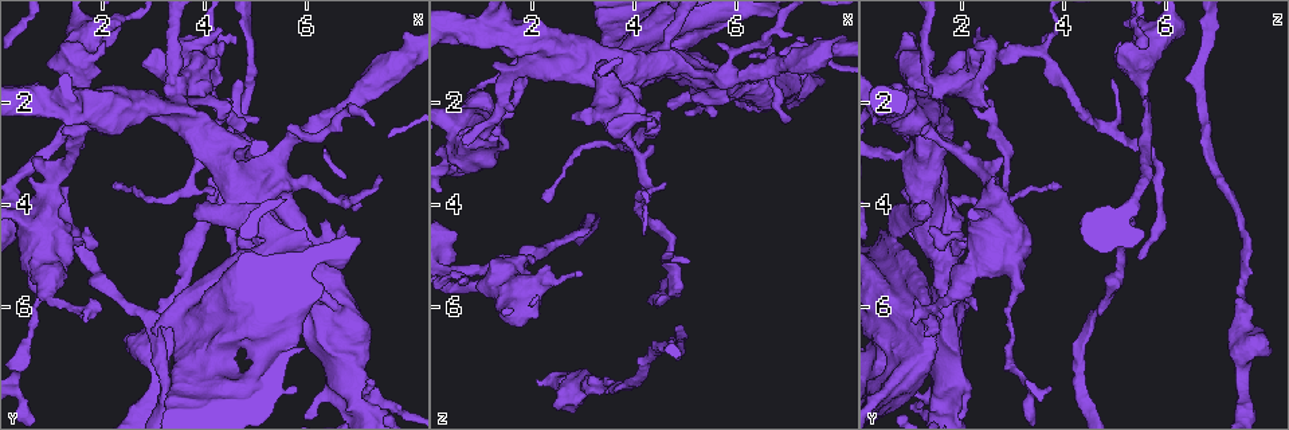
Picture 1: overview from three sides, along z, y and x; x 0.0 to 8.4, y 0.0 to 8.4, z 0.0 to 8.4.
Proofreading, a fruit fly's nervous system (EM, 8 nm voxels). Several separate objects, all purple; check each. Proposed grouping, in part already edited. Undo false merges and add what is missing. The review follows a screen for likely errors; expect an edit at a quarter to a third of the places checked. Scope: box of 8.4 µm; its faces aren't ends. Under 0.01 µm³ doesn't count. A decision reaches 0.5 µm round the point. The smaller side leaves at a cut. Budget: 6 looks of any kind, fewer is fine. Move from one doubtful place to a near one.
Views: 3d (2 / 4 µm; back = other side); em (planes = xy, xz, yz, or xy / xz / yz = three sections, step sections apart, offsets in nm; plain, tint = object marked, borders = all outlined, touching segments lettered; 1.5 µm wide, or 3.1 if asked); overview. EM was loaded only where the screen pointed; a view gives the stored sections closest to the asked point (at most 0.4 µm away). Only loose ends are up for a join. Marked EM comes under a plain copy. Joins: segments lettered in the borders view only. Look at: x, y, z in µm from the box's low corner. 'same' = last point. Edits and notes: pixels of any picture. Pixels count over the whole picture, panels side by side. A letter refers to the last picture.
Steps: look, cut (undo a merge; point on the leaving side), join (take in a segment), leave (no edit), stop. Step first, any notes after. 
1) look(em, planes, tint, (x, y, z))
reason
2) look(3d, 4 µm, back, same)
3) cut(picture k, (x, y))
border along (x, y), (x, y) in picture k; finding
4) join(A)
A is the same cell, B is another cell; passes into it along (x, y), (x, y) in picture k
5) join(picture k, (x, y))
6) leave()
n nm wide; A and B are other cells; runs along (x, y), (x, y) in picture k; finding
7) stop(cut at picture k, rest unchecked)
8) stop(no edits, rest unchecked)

look(3d, 4 µm, (4.60, 3.15, 0.95))
small branch off a trunk

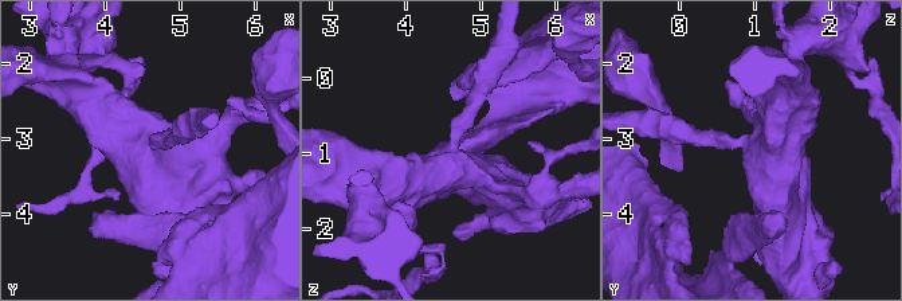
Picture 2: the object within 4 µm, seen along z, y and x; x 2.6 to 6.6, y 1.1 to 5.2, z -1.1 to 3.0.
look(em, planes, tint, (4.60, 3.05, 1.00))
3 arms; arms of 200, 550, 550 nm; now the EM

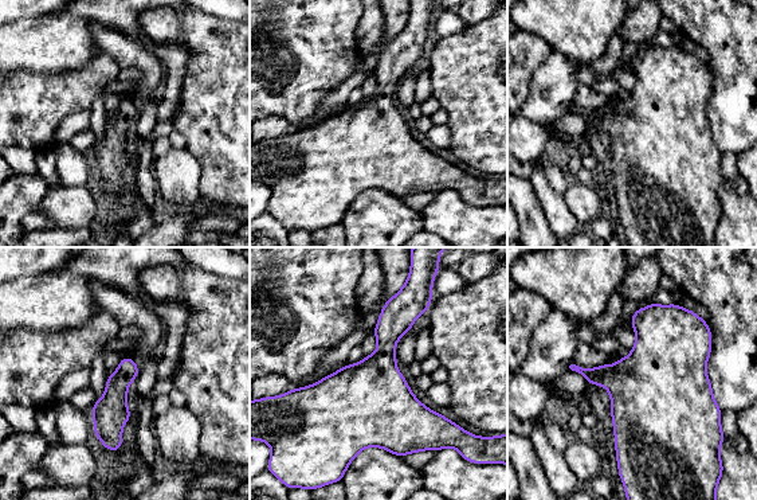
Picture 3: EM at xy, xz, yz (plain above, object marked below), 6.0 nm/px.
look(em, planes, borders, same)

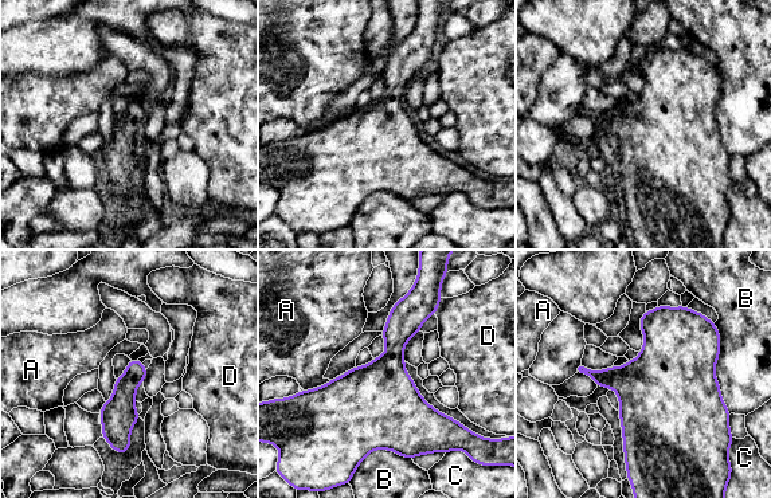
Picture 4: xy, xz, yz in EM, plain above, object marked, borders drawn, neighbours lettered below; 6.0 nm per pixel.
leave()
A, B, C and D are other cells; border along (331, 380), (304, 391) in picture 4; one neuron here

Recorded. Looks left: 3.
look(em, planes, tint, (7.20, 7.40, 0.75))
free end

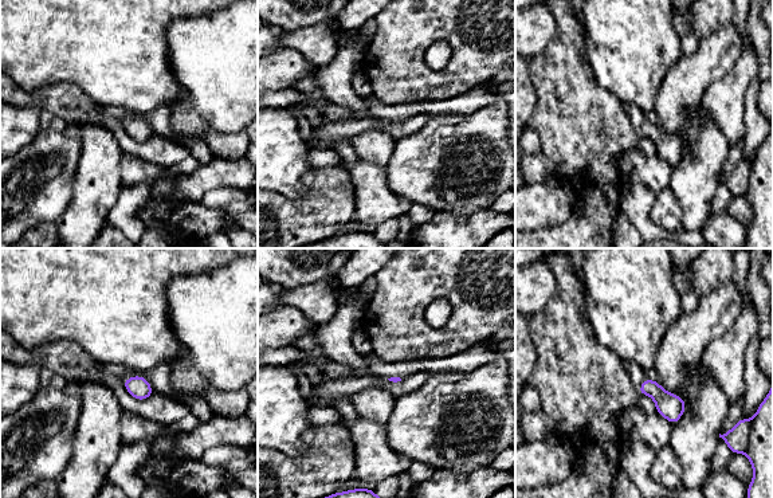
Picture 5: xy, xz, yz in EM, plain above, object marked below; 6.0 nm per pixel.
look(em, planes, borders, same)
see the neighbours

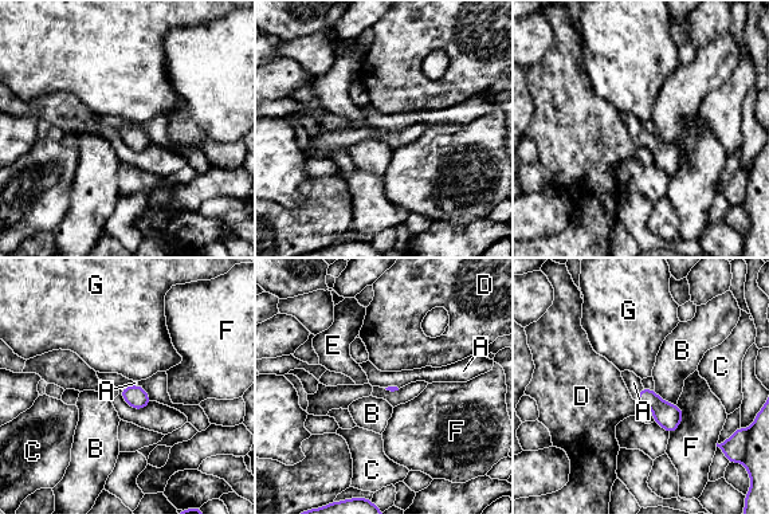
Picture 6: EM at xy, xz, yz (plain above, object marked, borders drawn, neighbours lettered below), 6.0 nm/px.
join(A)
A is the same cell, B, C, D, E, F and G are other cells; passes into it along (666, 415), (639, 393), (634, 383) in picture 6; it goes on there

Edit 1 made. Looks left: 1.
stop(join at picture 6, rest unchecked)

